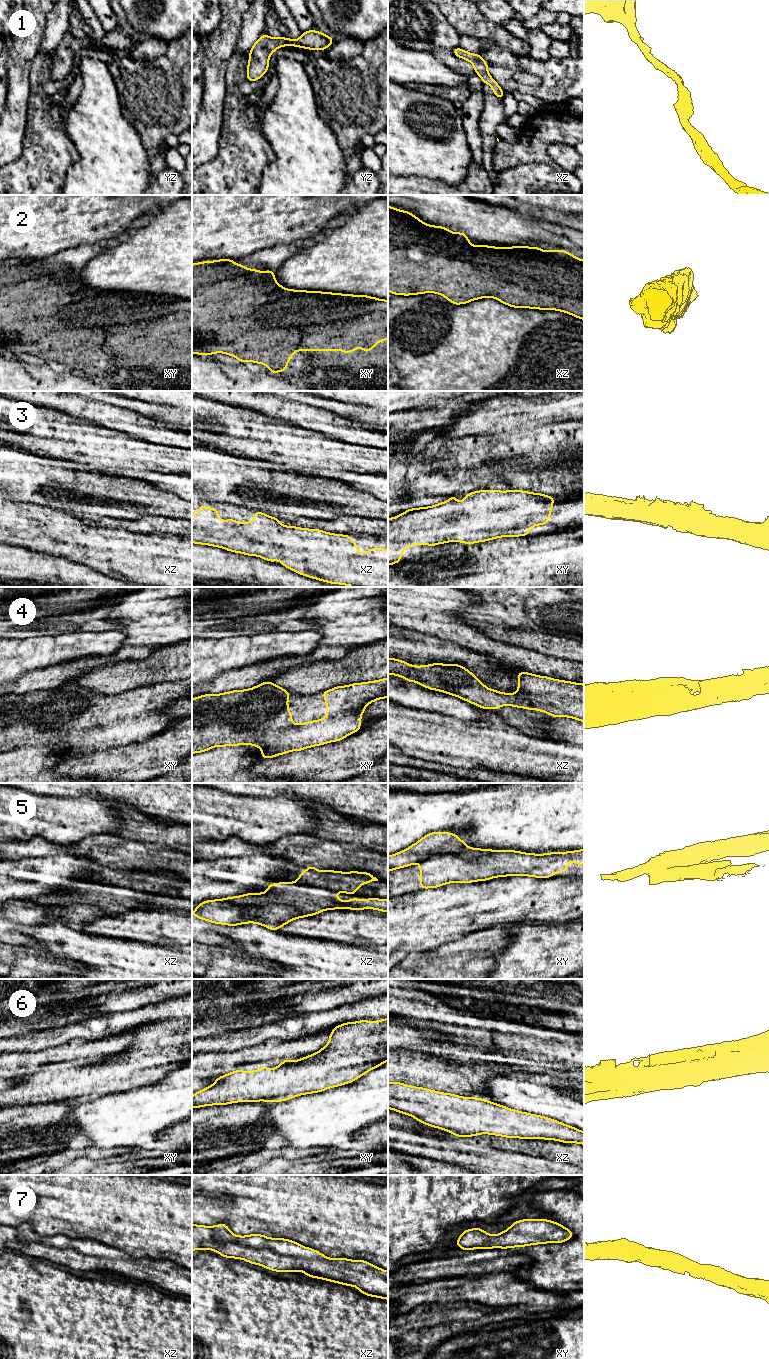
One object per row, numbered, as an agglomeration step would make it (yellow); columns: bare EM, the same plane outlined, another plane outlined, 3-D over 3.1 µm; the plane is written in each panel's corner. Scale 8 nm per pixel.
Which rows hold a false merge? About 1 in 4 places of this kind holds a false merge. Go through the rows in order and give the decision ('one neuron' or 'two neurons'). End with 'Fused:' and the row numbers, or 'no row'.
1: one neuron
2: one neuron
3: one neuron
4: one neuron
5: two neurons
6: one neuron
7: one neuron
Fused: 5

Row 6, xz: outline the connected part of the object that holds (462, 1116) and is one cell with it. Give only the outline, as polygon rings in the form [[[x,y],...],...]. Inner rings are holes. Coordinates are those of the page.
[[[388,1082],[388,1109],[414,1117],[431,1127],[458,1137],[491,1134],[506,1138],[547,1139],[584,1145],[584,1132],[548,1117],[519,1112],[475,1097],[461,1097],[399,1082]]]

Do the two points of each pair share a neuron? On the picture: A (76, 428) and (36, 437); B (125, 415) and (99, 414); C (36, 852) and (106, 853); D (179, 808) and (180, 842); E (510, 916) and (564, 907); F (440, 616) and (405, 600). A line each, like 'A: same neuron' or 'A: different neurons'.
A: same neuron
B: same neuron
C: same neuron
D: different neurons
E: same neuron
F: same neuron

